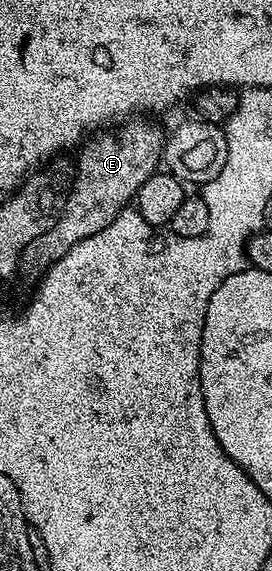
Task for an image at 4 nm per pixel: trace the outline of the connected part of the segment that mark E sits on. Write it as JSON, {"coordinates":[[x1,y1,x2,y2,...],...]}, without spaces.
{"coordinates":[[132,117,116,126,104,130,82,144,79,168,75,171,75,184,66,192,59,220,55,222,37,241,29,241,21,256,21,267,25,272,46,272,73,245,101,233,134,200,135,195,145,185,149,176,160,170,165,146,165,131,147,117]]}

